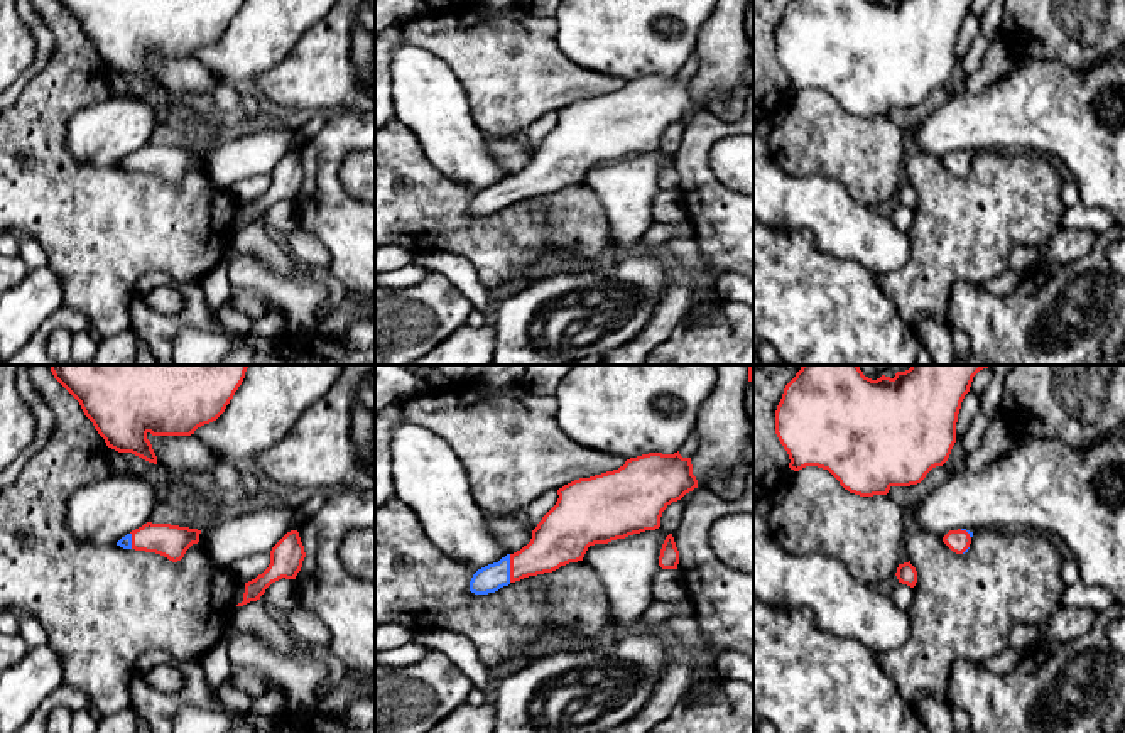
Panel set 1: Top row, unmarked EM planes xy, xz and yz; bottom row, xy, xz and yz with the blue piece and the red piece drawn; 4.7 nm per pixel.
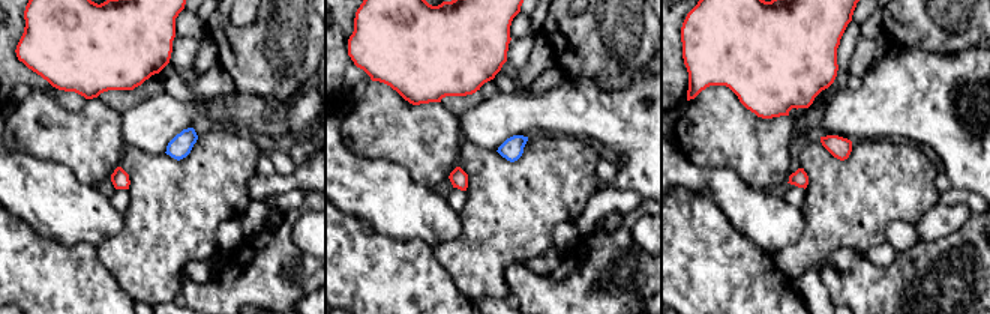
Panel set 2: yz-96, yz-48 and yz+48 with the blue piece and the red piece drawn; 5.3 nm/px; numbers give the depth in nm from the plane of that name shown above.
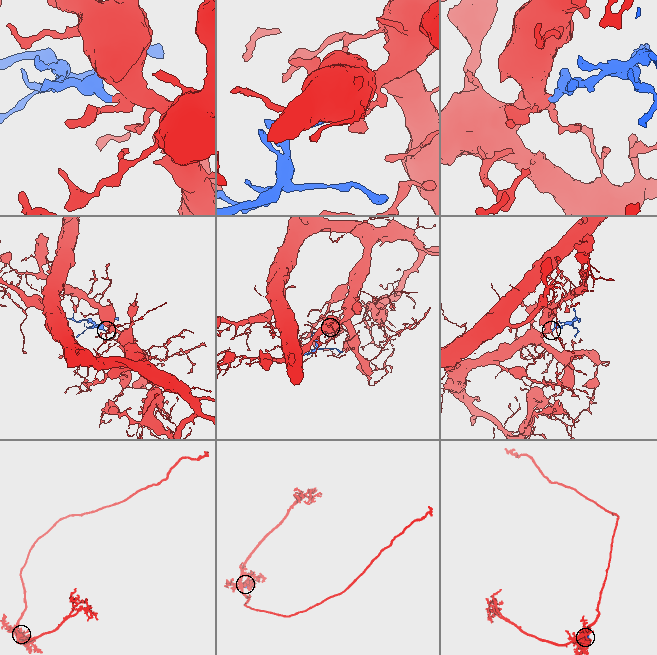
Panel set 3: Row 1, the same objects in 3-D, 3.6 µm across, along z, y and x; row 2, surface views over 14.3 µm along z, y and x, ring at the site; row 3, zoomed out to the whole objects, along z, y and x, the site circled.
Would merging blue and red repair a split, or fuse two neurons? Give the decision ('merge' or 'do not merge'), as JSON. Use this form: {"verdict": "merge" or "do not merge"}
{"verdict": "merge"}

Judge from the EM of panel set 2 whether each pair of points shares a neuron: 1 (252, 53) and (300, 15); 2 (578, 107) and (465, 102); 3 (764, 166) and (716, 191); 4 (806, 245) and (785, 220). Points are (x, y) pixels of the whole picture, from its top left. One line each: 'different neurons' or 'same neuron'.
1: same neuron
2: different neurons
3: different neurons
4: different neurons

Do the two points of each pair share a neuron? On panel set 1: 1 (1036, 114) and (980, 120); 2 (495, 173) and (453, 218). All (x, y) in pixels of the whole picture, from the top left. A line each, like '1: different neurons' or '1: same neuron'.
1: same neuron
2: different neurons

